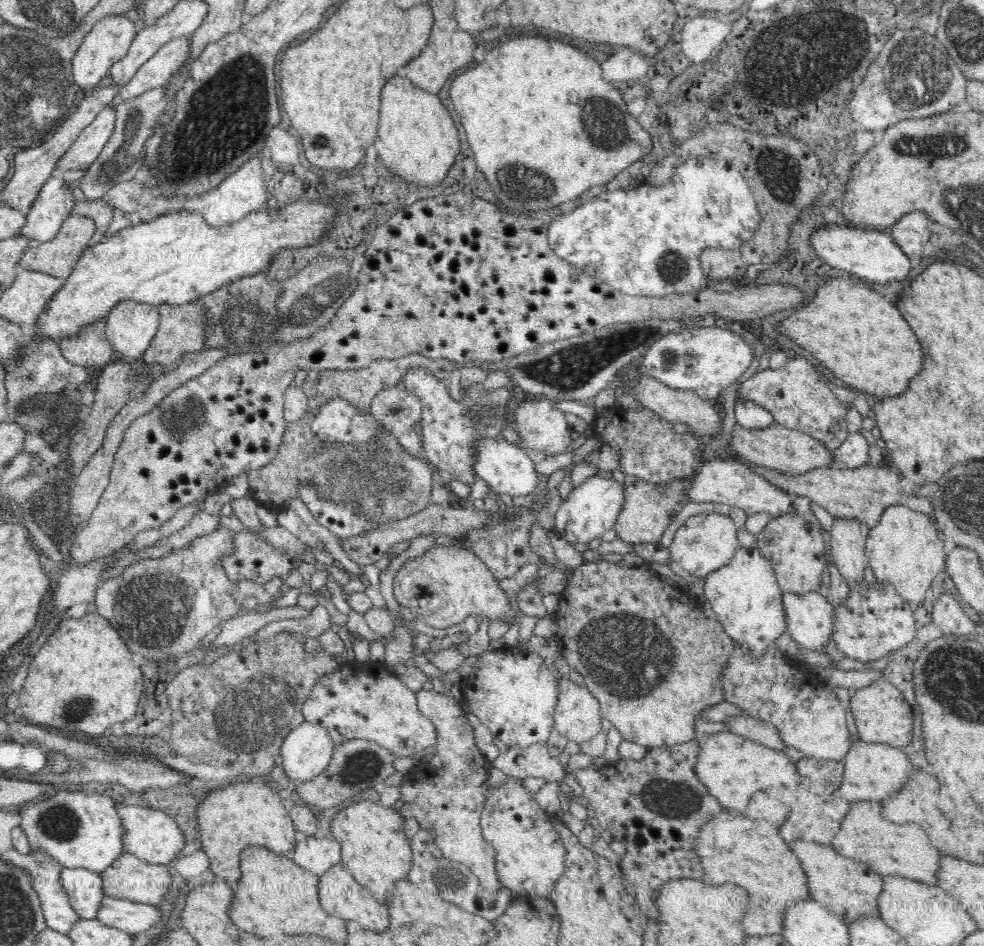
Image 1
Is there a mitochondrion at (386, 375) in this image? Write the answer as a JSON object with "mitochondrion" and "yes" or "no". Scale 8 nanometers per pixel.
{"mitochondrion":"no"}

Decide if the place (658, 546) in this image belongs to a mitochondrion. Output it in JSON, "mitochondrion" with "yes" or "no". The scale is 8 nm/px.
{"mitochondrion":"no"}

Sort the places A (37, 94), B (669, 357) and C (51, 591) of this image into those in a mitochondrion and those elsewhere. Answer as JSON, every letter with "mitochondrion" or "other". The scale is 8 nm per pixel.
{"A":"mitochondrion","B":"mitochondrion","C":"other"}

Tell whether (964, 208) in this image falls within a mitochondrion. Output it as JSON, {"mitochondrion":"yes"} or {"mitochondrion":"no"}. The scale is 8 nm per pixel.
{"mitochondrion":"yes"}

